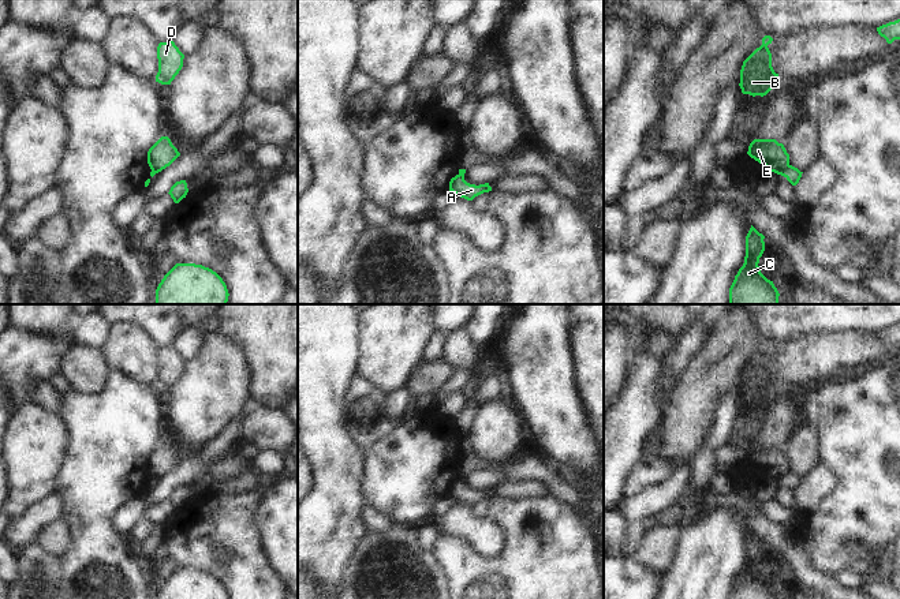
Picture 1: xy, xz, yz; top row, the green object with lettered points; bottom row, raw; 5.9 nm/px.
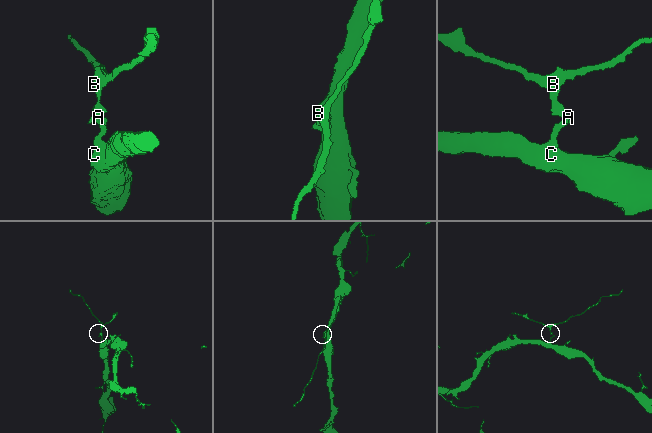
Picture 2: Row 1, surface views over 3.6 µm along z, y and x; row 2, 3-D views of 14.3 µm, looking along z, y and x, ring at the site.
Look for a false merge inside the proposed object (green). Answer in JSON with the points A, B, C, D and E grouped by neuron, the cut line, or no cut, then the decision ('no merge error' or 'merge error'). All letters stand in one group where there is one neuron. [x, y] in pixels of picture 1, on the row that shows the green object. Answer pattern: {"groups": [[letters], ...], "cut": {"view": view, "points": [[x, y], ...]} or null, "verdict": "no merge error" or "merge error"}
{"groups": [["A", "C"], ["B", "D", "E"]], "cut": {"view": "yz", "points": [[790, 165], [779, 173]]}, "verdict": "merge error"}

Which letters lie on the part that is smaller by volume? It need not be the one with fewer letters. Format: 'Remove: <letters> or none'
Remove: B, D, E

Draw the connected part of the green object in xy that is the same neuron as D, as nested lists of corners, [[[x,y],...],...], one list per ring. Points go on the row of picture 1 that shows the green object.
[[[172,40],[160,42],[157,46],[158,72],[156,82],[171,85],[183,67],[184,55],[179,50]]]

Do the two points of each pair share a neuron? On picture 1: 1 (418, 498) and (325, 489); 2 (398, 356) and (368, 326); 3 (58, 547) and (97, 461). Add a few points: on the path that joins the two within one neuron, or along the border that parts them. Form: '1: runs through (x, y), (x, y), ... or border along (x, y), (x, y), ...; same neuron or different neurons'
1: border along (362, 461), (361, 494), (366, 505); different neurons
2: runs through (391, 349), (374, 333); same neuron
3: border along (62, 516), (68, 531), (68, 547), (59, 557); different neurons

